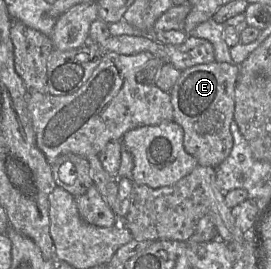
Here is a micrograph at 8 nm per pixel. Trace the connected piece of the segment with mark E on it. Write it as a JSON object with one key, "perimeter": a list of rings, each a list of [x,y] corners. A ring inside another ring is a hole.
{"perimeter":[[[214,61],[181,71],[170,91],[173,121],[182,127],[184,148],[197,159],[199,165],[216,169],[232,151],[233,137],[230,125],[234,120],[238,77],[239,65]]]}

